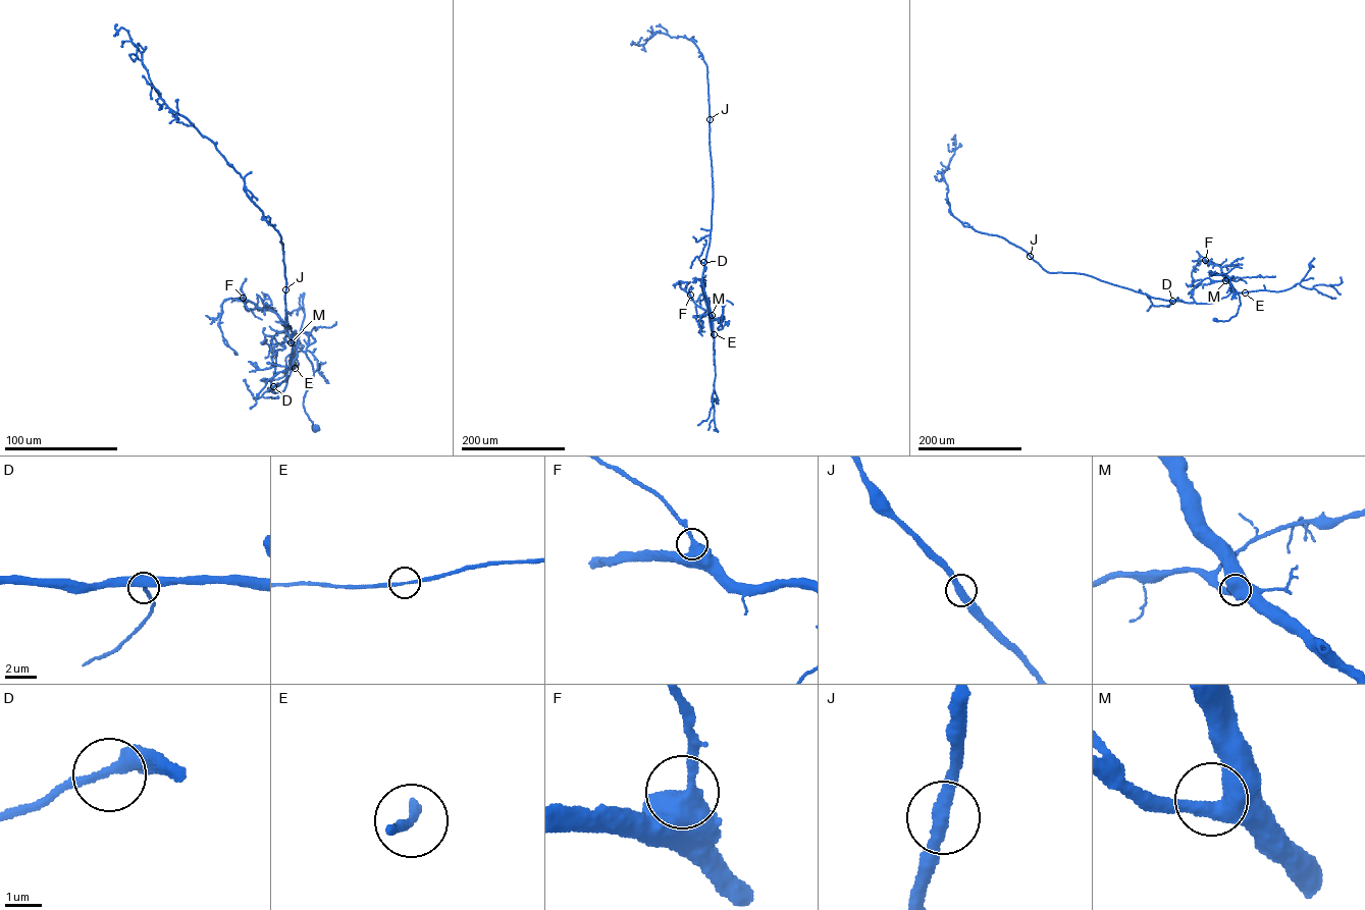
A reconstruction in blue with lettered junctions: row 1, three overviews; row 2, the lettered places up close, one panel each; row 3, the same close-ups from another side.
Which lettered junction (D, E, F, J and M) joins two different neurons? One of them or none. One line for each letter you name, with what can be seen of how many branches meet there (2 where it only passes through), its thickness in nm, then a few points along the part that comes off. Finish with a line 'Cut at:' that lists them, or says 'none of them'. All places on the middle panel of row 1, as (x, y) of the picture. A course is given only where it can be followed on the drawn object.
Cut at: none of them

